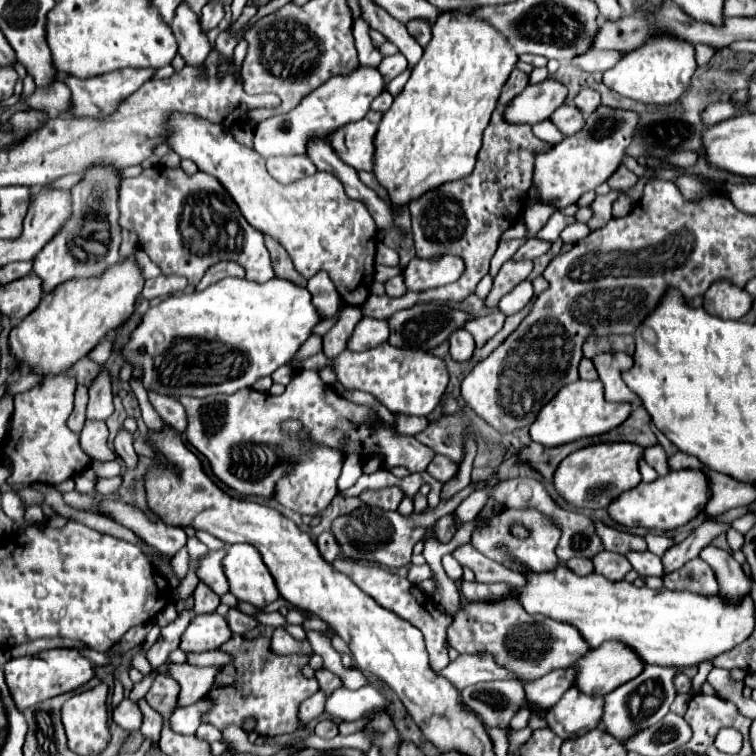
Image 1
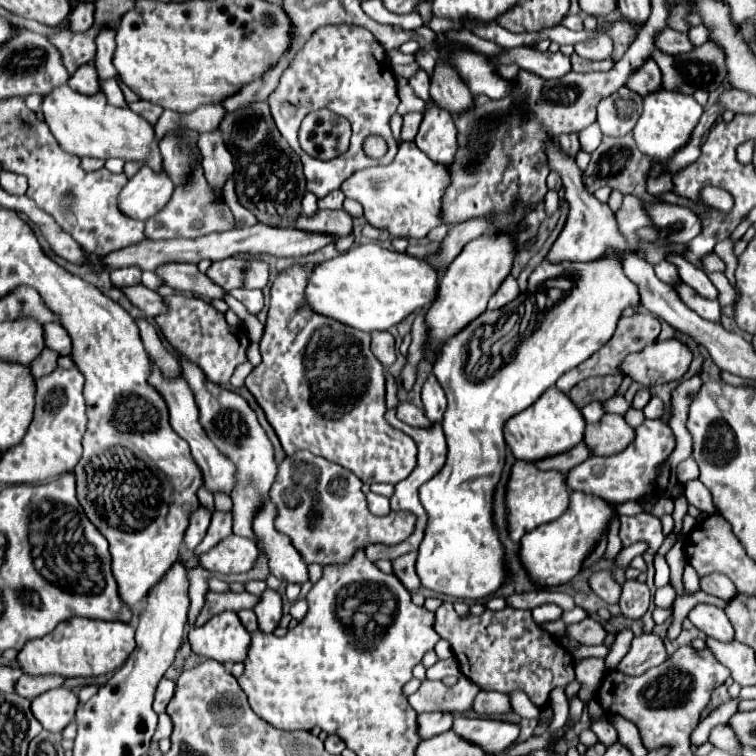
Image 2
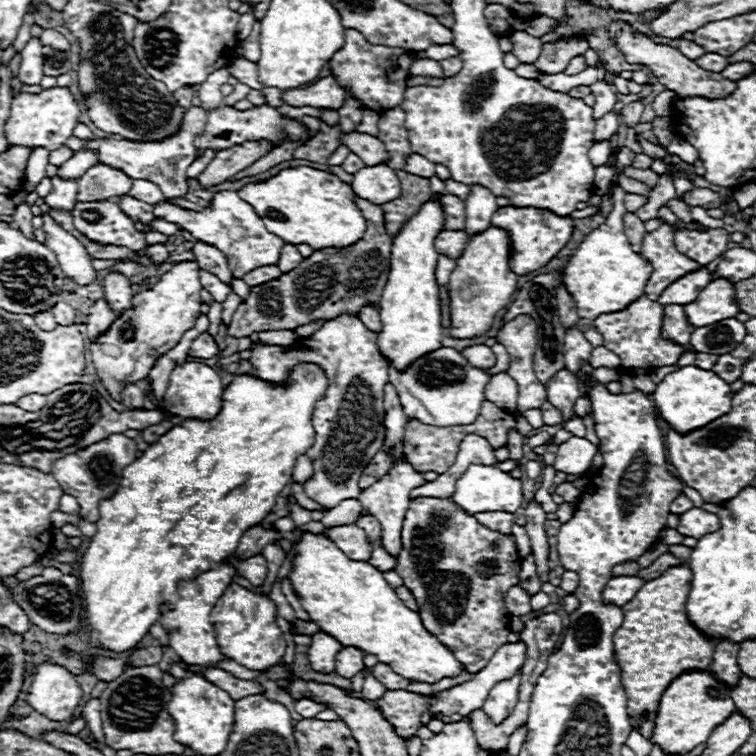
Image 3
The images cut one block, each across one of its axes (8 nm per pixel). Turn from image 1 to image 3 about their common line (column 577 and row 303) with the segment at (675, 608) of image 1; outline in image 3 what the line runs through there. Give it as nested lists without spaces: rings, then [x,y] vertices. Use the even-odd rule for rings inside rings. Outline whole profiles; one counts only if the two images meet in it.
[[[616,188],[608,222],[592,230],[582,240],[578,250],[560,268],[560,282],[570,292],[580,318],[596,320],[600,314],[626,308],[628,302],[642,296],[644,286],[652,274],[650,262],[646,262],[640,254],[632,252],[632,246],[624,234],[624,196],[626,192],[622,188]]]

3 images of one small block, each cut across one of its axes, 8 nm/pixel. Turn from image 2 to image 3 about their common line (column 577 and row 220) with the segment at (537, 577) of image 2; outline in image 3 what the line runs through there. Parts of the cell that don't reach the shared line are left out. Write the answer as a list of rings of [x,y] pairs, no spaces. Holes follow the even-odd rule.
[[[502,206],[498,212],[494,212],[492,224],[510,230],[510,238],[512,238],[510,268],[518,276],[546,266],[566,246],[566,242],[570,240],[572,232],[574,232],[574,218],[558,216],[550,210],[538,210],[538,208],[530,208],[530,206],[528,208]]]

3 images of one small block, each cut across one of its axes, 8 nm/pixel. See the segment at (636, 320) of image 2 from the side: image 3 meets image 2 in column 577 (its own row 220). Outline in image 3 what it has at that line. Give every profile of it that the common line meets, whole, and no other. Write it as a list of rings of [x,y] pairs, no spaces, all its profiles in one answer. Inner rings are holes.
[[[356,198],[356,202],[368,222],[364,238],[342,250],[316,250],[298,270],[250,288],[250,296],[238,306],[230,322],[230,334],[234,338],[262,330],[294,330],[296,326],[316,320],[334,320],[342,314],[358,316],[362,306],[380,304],[390,272],[392,238],[384,228],[384,210],[362,198]]]

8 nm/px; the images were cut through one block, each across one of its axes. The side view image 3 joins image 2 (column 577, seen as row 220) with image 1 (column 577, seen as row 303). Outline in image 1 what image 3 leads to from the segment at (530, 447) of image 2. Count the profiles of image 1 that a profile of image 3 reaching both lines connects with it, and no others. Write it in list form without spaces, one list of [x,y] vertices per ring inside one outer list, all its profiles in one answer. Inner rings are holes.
[[[578,380],[574,384],[564,386],[538,414],[534,424],[530,426],[530,438],[538,444],[546,446],[562,446],[568,442],[574,442],[578,438],[598,436],[604,432],[614,430],[630,416],[630,404],[612,404],[606,402],[602,394],[602,382],[588,382]]]

